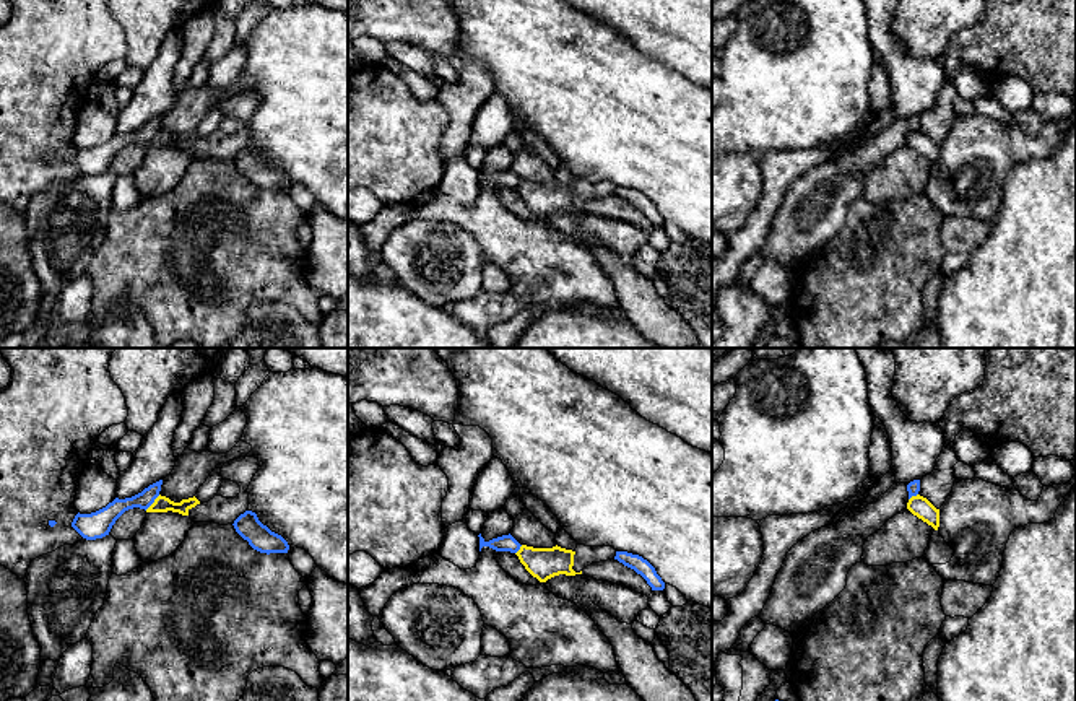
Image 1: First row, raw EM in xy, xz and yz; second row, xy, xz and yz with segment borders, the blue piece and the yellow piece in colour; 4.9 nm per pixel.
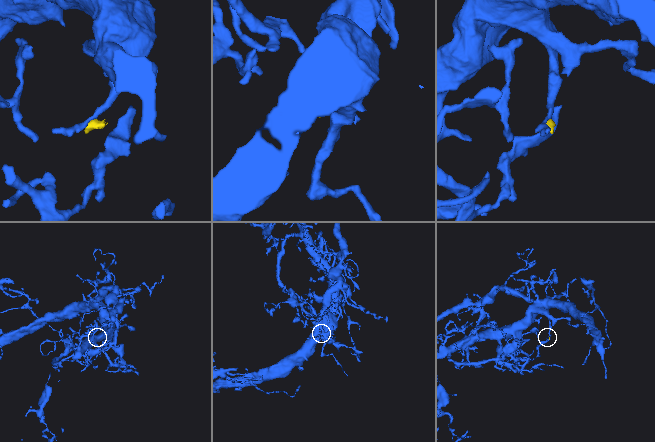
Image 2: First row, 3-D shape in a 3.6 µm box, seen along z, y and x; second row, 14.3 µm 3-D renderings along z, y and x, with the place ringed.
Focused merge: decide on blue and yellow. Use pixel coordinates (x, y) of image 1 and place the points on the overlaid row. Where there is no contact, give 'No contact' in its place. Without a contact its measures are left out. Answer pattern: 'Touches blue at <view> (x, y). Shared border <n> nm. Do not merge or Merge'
Touches blue at xy (151, 503). Shared border 110 nm. Do not merge

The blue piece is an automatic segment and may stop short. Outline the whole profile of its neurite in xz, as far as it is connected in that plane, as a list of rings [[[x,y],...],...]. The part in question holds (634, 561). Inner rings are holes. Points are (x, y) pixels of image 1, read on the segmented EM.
[[[616,551],[614,559],[618,559],[624,566],[627,566],[627,568],[634,569],[637,574],[640,574],[647,581],[647,584],[652,587],[652,590],[665,589],[665,582],[657,574],[655,568],[642,556],[632,555],[627,551]]]

